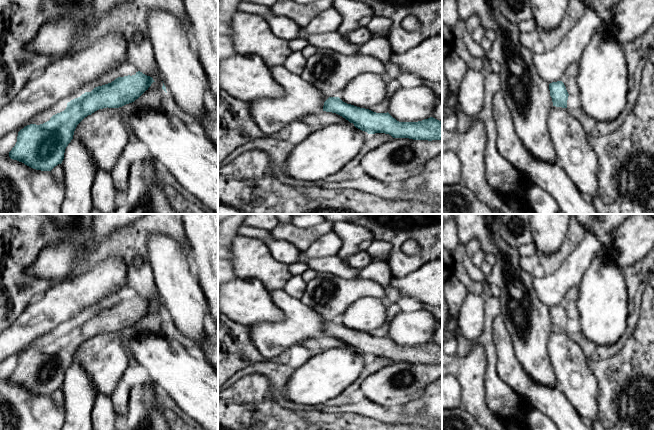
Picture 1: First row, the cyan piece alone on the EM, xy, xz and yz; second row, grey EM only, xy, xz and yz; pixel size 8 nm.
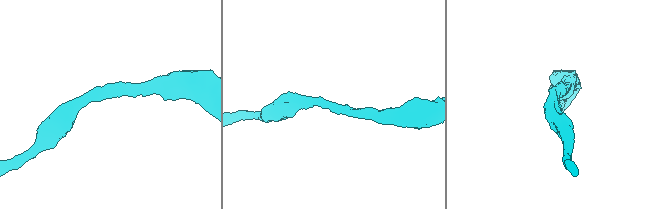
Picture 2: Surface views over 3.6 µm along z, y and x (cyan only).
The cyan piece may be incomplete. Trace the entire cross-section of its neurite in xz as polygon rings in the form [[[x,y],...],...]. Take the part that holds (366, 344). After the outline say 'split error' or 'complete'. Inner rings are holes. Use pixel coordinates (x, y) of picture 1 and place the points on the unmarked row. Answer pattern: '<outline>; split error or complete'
[[[329,321],[323,335],[303,341],[299,345],[306,347],[311,355],[330,348],[353,347],[354,350],[370,359],[385,357],[393,362],[413,364],[442,364],[442,345],[433,341],[418,346],[399,346],[387,337],[376,337],[343,326],[339,321]]]; split error

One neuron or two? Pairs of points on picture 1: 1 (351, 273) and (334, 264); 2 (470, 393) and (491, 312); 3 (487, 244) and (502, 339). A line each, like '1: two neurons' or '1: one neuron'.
1: one neuron
2: two neurons
3: two neurons

